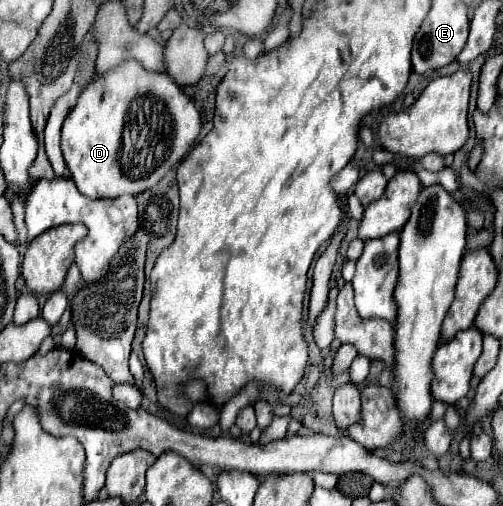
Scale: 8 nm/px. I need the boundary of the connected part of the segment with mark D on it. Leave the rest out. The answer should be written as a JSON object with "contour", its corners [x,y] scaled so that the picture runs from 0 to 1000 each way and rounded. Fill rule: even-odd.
{"contour":[[[254,119],[254,134],[247,123],[243,130],[199,146],[163,178],[155,206],[131,229],[123,249],[123,304],[151,372],[175,391],[239,391],[250,383],[274,387],[302,375],[330,348],[330,340],[366,312],[366,304],[390,285],[398,253],[402,229],[394,213],[346,162],[346,154],[338,154],[330,142],[282,138],[282,126]],[[247,245],[254,245],[254,312],[243,304]]]}

